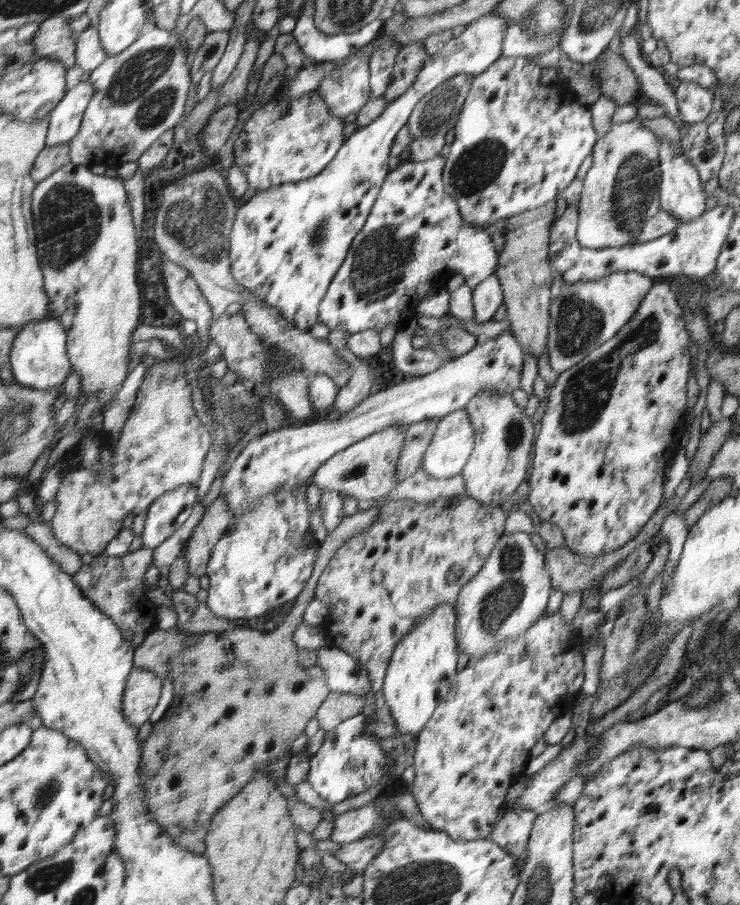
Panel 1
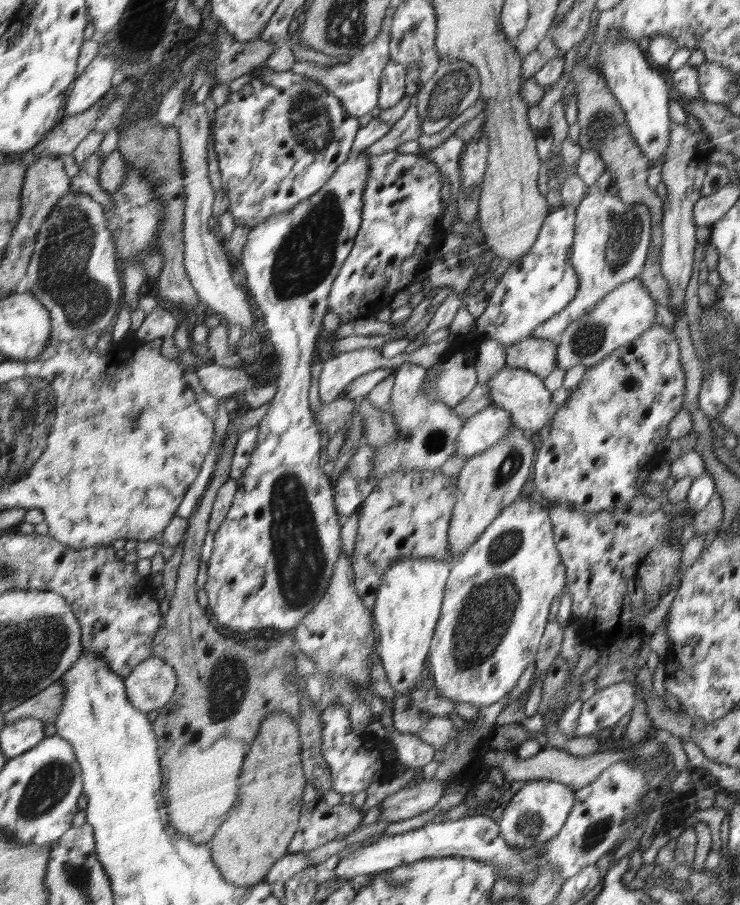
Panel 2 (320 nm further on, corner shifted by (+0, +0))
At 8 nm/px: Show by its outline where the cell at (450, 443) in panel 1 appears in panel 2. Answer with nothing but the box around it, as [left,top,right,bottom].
[455,404,513,458]

